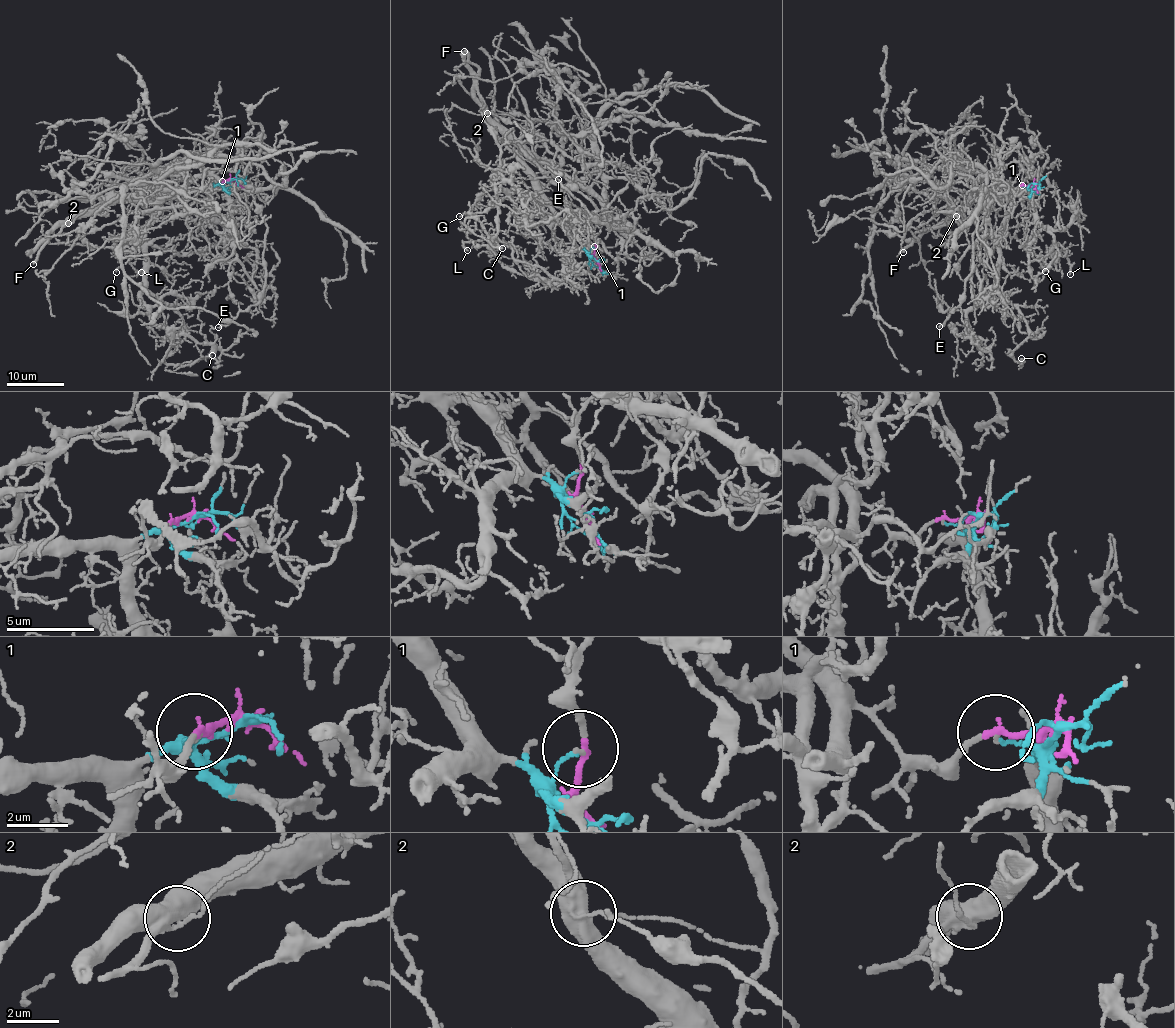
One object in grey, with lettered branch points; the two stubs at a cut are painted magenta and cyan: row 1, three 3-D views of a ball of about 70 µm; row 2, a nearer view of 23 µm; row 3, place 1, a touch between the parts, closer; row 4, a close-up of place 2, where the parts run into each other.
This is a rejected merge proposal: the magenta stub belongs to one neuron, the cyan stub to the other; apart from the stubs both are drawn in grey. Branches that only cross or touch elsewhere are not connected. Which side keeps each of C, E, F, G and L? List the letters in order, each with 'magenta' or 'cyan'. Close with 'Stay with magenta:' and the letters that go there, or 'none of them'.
C: cyan
E: magenta
F: cyan
G: cyan
L: cyan
Stay with magenta: E

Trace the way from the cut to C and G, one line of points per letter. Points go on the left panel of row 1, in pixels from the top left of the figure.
C: (230, 179), (168, 190), (157, 199), (145, 237), (146, 287), (181, 318), (185, 332), (164, 361), (211, 355)
G: (230, 179), (209, 188), (172, 189), (161, 196), (157, 216), (129, 238), (117, 240), (116, 272)

